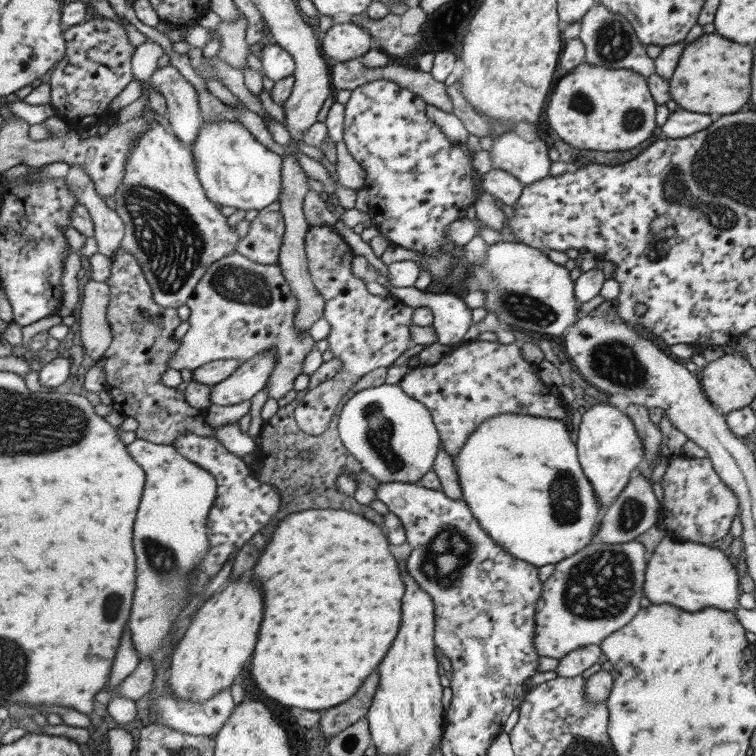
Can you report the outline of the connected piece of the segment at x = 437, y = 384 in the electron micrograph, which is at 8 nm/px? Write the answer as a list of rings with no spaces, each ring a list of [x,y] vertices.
[[[471,341],[471,344],[453,345],[444,355],[431,366],[416,366],[407,370],[397,383],[405,395],[421,402],[432,416],[432,421],[438,432],[438,440],[445,447],[445,452],[453,460],[464,444],[465,439],[486,418],[498,414],[511,413],[569,421],[564,390],[553,385],[545,385],[537,376],[537,364],[525,362],[521,351],[513,343],[497,344],[489,341]]]

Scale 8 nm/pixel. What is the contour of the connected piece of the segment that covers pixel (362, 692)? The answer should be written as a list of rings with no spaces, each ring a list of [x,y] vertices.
[[[373,672],[373,674],[369,674],[369,678],[365,678],[365,682],[359,686],[359,690],[357,690],[357,694],[353,694],[353,698],[345,700],[339,706],[333,706],[329,710],[321,710],[321,718],[318,722],[321,734],[330,740],[330,737],[365,717],[375,688],[377,688],[377,674]]]

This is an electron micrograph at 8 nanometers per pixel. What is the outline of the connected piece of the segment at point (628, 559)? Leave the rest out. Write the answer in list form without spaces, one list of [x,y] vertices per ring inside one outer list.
[[[635,540],[621,544],[594,541],[571,556],[560,560],[543,582],[541,596],[533,614],[533,649],[539,657],[561,659],[577,648],[599,645],[606,636],[629,623],[640,610],[647,554],[645,547]]]

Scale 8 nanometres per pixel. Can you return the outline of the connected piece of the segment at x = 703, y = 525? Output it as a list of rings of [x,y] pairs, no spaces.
[[[707,456],[671,457],[660,486],[663,489],[663,502],[658,523],[665,530],[666,536],[710,546],[728,533],[729,524],[738,512],[737,501],[732,490],[715,474]]]

